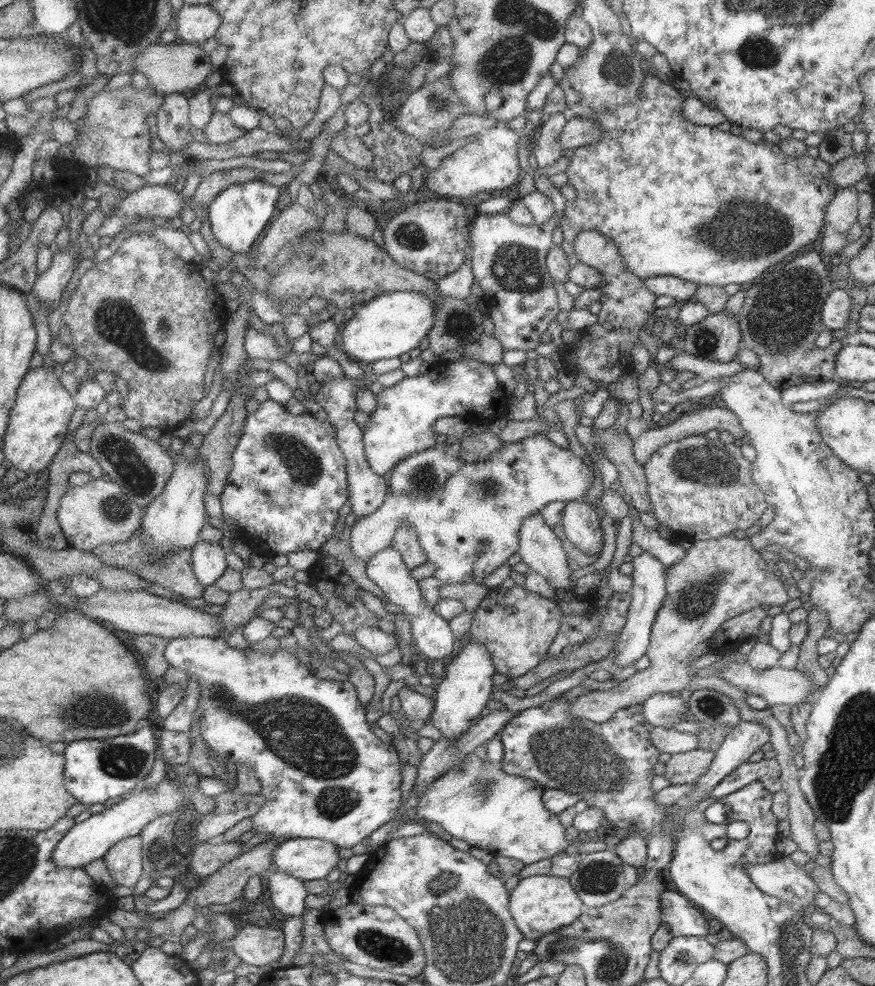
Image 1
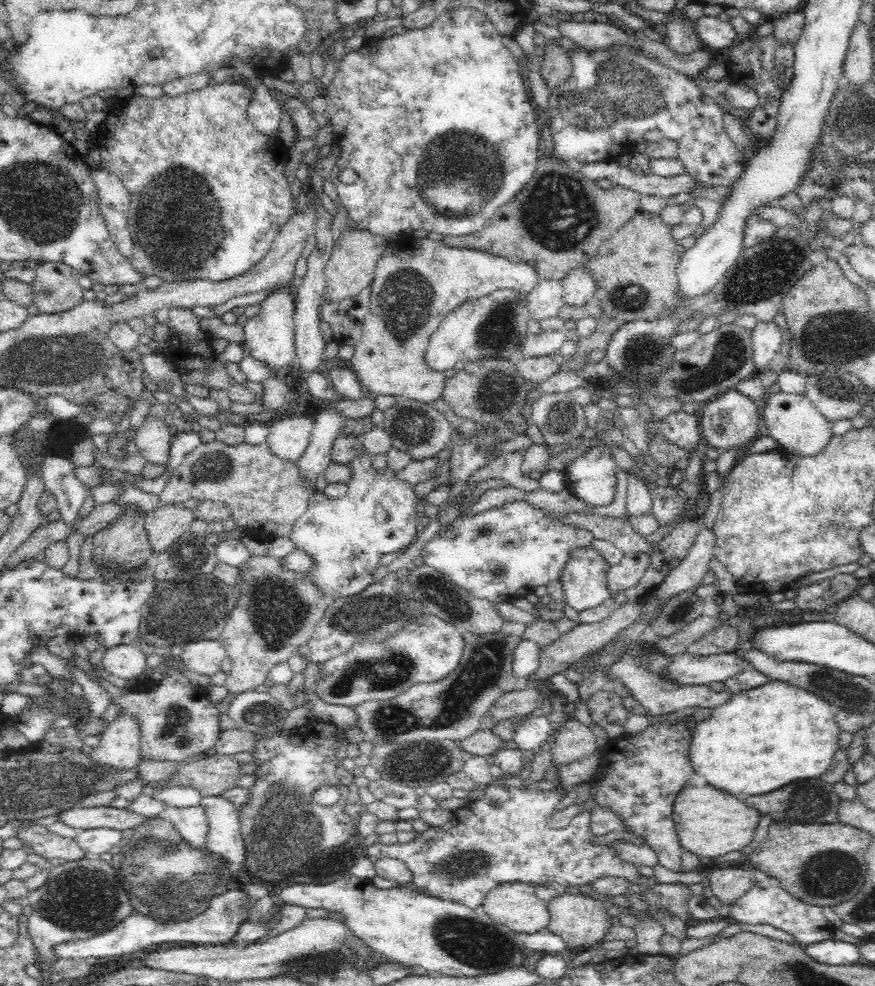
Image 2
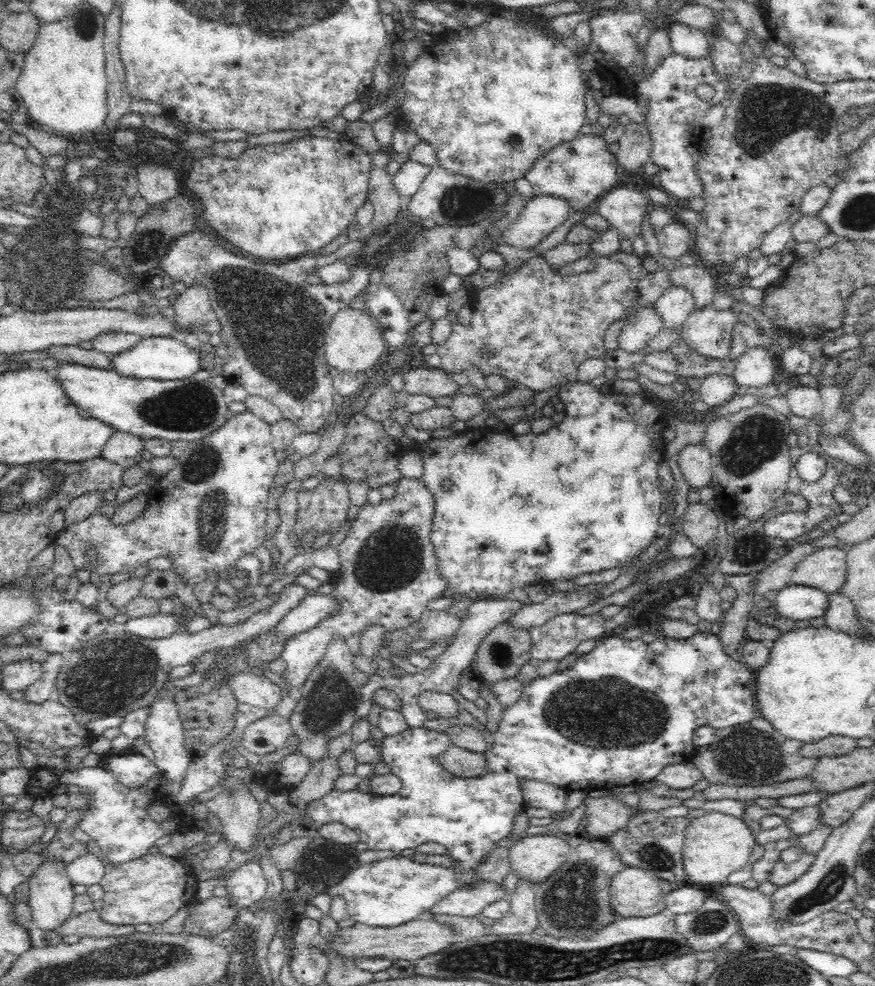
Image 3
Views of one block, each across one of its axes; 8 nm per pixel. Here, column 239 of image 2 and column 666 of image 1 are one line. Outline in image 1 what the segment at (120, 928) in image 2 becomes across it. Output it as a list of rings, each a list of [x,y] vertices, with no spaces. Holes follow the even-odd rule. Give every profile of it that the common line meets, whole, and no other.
[[[663,890],[659,894],[661,924],[675,936],[704,936],[707,934],[708,919],[698,907],[678,892]]]

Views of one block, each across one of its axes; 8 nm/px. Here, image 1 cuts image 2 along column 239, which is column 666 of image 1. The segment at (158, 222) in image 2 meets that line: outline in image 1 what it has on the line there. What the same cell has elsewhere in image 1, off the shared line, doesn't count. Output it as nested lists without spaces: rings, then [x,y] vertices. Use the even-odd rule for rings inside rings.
[[[654,73],[643,75],[643,85],[639,89],[637,99],[627,101],[613,111],[599,111],[593,113],[587,120],[593,124],[599,124],[601,139],[597,143],[583,145],[572,150],[572,157],[569,158],[569,166],[564,173],[567,176],[567,183],[575,190],[575,197],[567,201],[564,210],[561,212],[560,228],[562,232],[561,248],[565,252],[569,266],[568,280],[584,289],[596,288],[602,280],[602,275],[595,269],[583,265],[576,257],[573,250],[573,239],[579,231],[585,229],[597,229],[601,235],[611,239],[619,250],[619,257],[627,273],[633,274],[636,278],[647,279],[651,276],[673,276],[680,280],[687,280],[695,285],[708,285],[724,287],[728,284],[741,285],[752,282],[768,268],[779,262],[786,262],[796,255],[798,250],[811,244],[816,238],[819,240],[821,229],[823,228],[823,215],[825,207],[831,201],[836,190],[835,184],[831,184],[829,171],[831,164],[823,162],[821,158],[813,158],[807,154],[801,156],[785,156],[781,148],[771,142],[760,140],[757,143],[749,142],[741,135],[733,135],[727,131],[718,130],[711,125],[698,125],[688,121],[681,115],[681,104],[685,95],[680,93],[675,82],[663,79]]]

